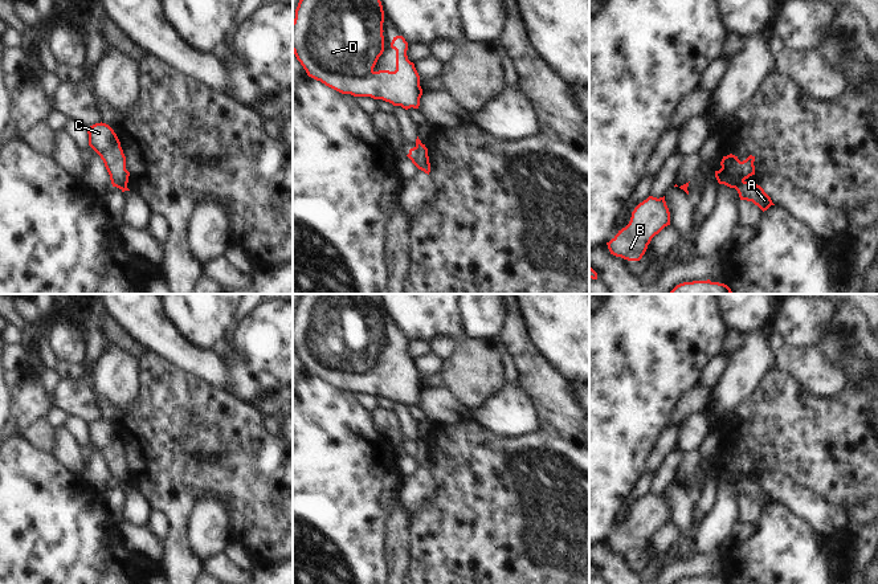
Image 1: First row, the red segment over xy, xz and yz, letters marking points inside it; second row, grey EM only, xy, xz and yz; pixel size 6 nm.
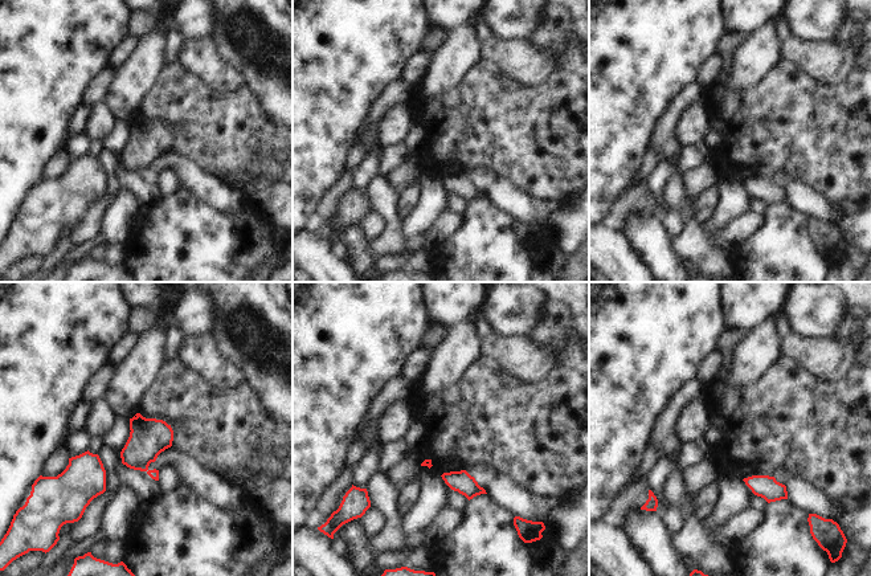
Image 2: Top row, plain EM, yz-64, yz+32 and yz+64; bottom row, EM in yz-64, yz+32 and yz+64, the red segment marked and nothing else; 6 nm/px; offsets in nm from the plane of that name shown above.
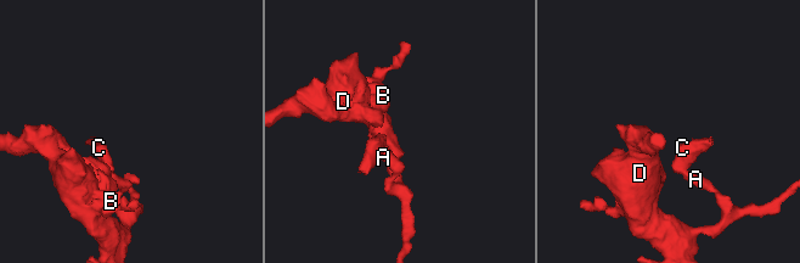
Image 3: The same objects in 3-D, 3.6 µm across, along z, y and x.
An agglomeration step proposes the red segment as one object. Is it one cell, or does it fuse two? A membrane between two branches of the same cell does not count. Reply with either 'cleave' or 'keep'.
cleave

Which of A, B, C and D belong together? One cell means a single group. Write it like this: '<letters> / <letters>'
A B D / C

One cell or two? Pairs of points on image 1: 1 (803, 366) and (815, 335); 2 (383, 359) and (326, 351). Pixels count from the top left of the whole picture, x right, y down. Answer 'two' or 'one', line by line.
1: two
2: one

